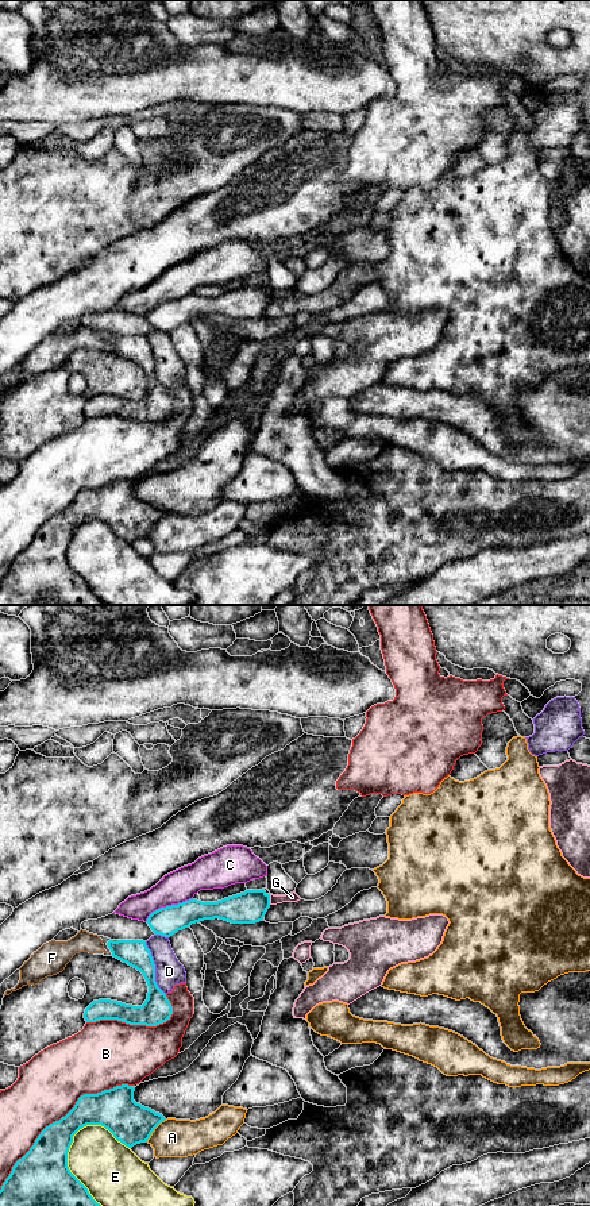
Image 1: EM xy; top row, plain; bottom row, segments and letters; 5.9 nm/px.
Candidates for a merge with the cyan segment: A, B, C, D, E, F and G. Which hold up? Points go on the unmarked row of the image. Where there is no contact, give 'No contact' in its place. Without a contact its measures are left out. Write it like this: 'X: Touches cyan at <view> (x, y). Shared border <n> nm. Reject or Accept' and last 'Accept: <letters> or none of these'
A: Touches cyan at xy (153, 526). Shared border 180 nm. Reject
B: Touches cyan at xy (60, 515). Shared border 1000 nm. Reject
C: Touches cyan at xy (168, 301). Shared border 320 nm. Reject
D: Touches cyan at xy (154, 363). Shared border 340 nm. Reject
E: Touches cyan at xy (68, 562). Shared border 500 nm. Reject
F: Touches cyan at xy (115, 336). Shared border 40 nm. Reject
G: Touches cyan at xy (269, 295). Shared border 60 nm. Reject
Accept: none of these

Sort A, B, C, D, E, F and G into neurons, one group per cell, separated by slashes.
A / B / C / D / E / F / G

